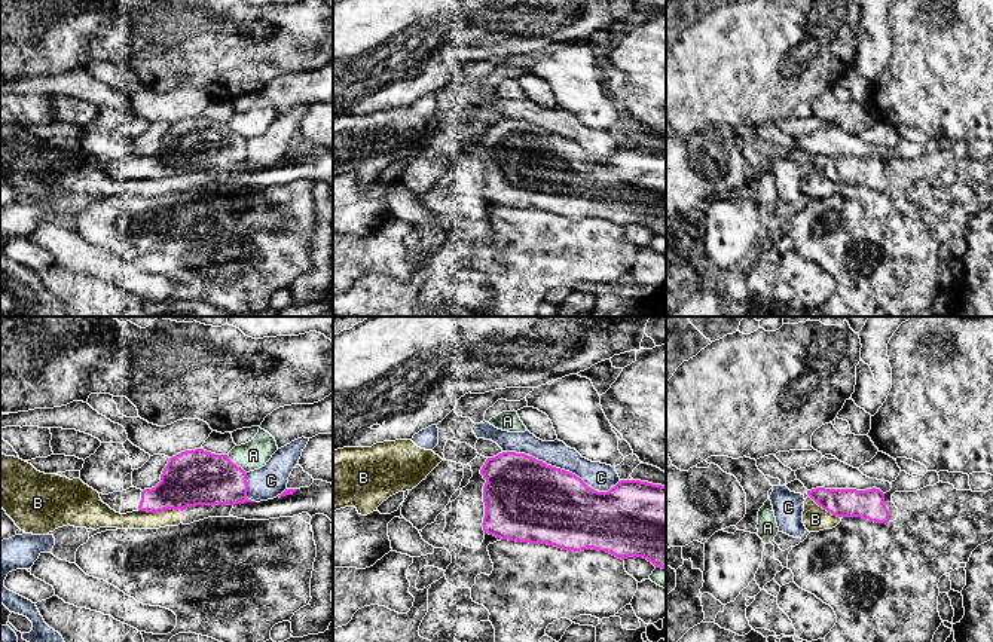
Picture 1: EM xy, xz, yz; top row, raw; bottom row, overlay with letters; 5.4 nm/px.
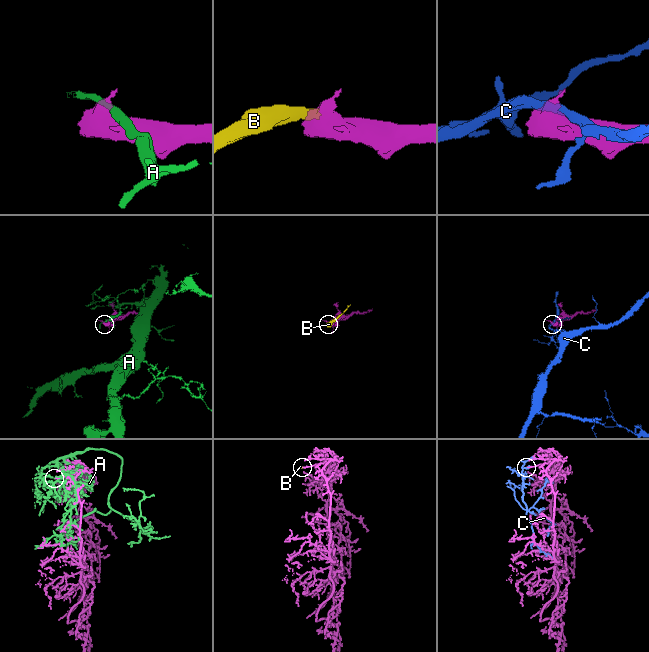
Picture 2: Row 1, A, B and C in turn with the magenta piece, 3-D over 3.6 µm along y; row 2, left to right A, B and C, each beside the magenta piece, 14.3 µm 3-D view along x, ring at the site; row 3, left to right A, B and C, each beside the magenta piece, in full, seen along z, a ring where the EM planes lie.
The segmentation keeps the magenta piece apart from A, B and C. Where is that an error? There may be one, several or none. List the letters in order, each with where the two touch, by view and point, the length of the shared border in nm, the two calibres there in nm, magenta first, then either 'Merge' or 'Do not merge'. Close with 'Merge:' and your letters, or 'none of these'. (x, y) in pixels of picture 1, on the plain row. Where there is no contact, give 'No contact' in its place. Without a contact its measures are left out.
A: Touches magenta at xy (235, 131). Shared border 150 nm. Thickness 300 nm (magenta) against 160 nm. Do not merge
B: Touches magenta at xy (159, 177). Shared border 240 nm. Thickness 300 nm (magenta) against 100 nm. Do not merge
C: Touches magenta at xz (562, 137). Shared border 650 nm. Thickness 440 nm (magenta) against 150 nm. Do not merge
Merge: none of these

